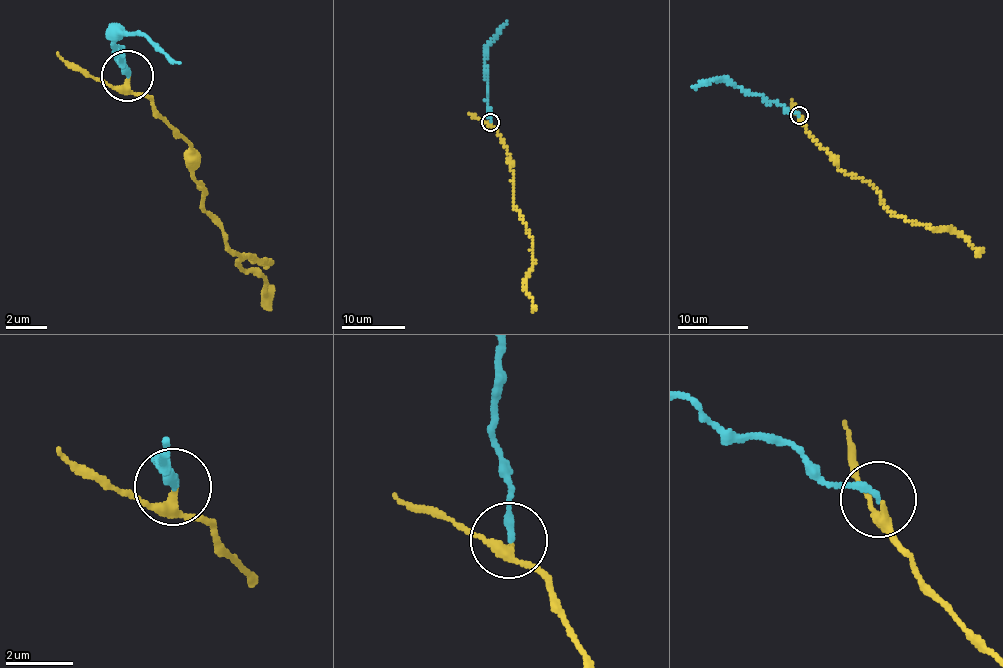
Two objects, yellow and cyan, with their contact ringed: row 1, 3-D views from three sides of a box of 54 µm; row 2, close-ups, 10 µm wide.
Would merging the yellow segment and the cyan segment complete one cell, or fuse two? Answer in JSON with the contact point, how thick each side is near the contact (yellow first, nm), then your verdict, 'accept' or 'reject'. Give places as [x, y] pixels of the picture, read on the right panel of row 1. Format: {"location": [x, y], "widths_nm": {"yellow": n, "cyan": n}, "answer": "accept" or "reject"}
{"location": [799, 115], "widths_nm": {"yellow": 240, "cyan": 200}, "answer": "accept"}

